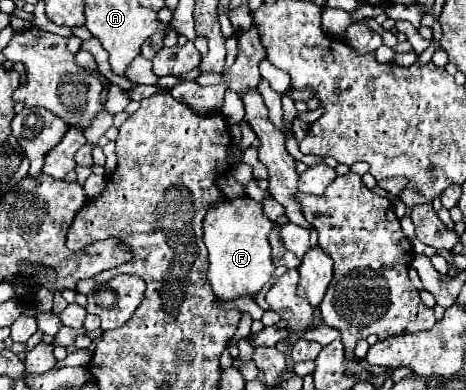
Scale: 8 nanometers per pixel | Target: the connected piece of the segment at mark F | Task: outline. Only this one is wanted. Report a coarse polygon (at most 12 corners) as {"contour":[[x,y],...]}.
{"contour":[[261,203],[207,211],[207,279],[219,299],[257,295],[275,271]]}

